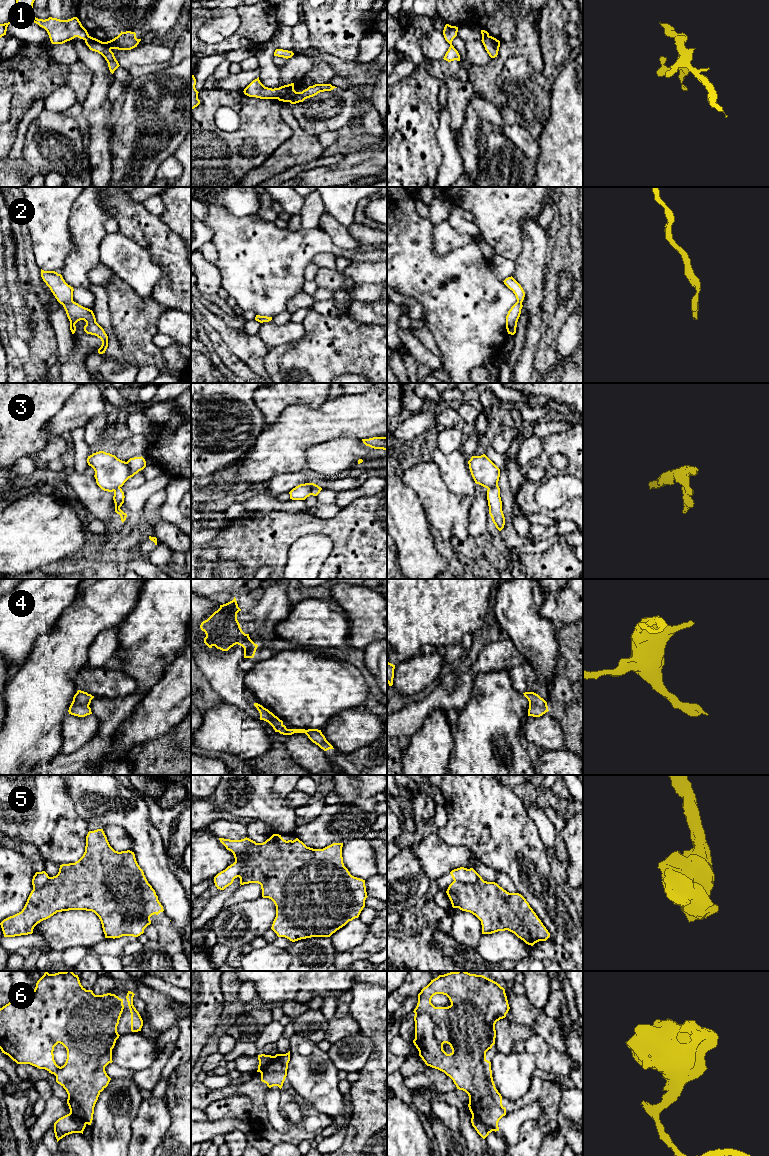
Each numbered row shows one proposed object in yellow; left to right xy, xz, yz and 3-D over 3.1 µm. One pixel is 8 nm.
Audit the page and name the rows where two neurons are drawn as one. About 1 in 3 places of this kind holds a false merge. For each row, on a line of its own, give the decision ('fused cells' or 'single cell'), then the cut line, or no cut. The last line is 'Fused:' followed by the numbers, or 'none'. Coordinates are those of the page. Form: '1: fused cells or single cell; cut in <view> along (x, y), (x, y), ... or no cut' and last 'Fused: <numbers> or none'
1: fused cells; cut in xz along (281, 87), (277, 98)
2: single cell; no cut
3: fused cells; cut in xy along (126, 462), (130, 471), (129, 477)
4: single cell; no cut
5: fused cells; cut in yz along (482, 879), (474, 883), (454, 881)
6: fused cells; cut in yz along (472, 1114), (487, 1123), (493, 1130)
Fused: 1, 3, 5, 6

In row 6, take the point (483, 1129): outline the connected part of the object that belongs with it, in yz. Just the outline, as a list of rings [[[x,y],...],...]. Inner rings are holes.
[[[472,1115],[471,1123],[475,1130],[477,1131],[477,1133],[483,1139],[485,1139],[493,1131],[489,1124],[484,1123],[475,1115]]]

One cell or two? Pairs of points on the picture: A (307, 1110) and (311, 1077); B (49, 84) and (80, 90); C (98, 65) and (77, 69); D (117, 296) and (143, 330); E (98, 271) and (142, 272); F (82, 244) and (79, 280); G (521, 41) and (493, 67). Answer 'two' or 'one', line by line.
A: two
B: one
C: two
D: one
E: two
F: one
G: one

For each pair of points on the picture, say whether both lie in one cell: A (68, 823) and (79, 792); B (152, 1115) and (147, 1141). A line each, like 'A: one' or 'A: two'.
A: two
B: one

